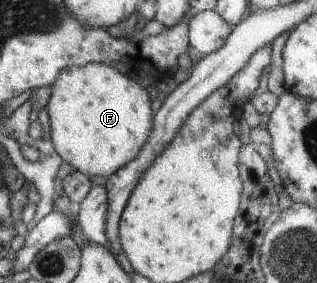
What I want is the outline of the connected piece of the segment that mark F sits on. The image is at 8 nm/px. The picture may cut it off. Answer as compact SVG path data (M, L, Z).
M88 63L61 68L50 88L45 109L49 118L49 138L53 152L88 178L92 175L107 177L118 170L135 157L150 134L153 116L145 88L130 78L129 74L123 75L109 64Z

